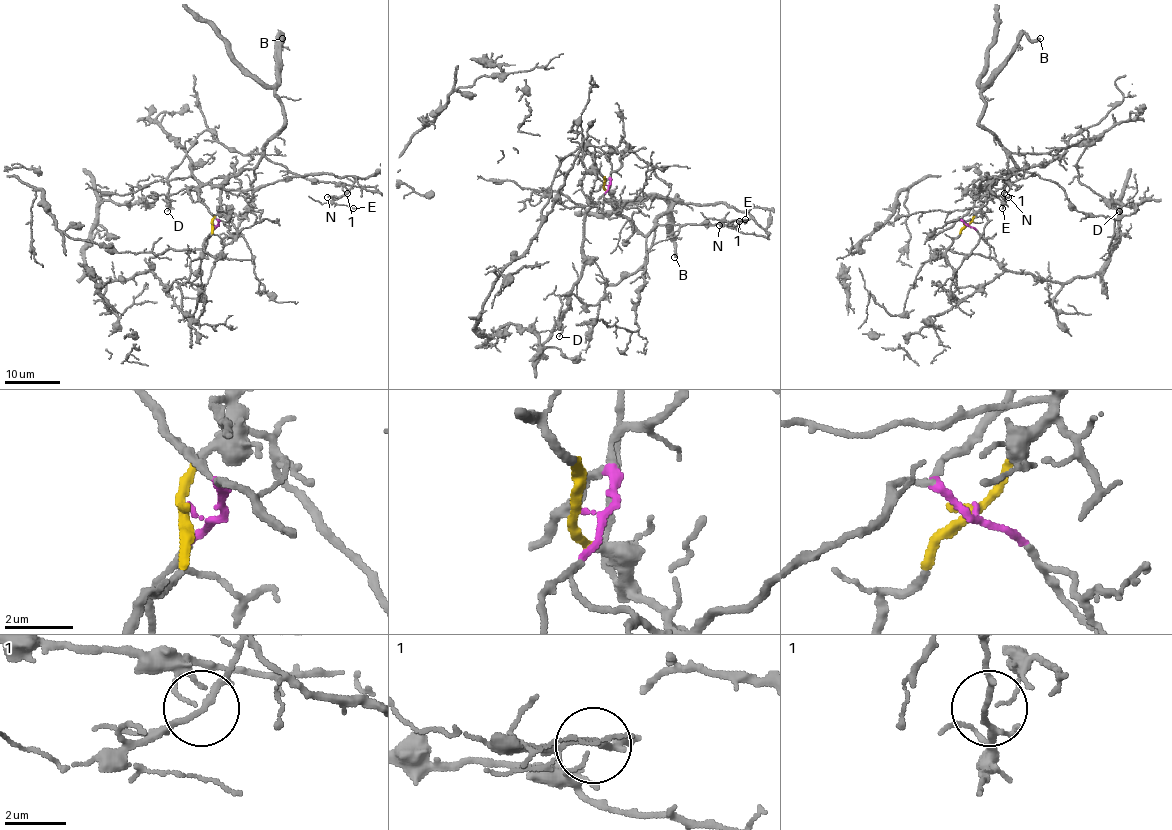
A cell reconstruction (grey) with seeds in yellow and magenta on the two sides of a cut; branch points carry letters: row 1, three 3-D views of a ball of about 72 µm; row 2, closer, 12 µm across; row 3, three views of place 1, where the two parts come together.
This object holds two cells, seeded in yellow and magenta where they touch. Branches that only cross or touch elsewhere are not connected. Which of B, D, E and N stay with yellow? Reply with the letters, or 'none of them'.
B, D

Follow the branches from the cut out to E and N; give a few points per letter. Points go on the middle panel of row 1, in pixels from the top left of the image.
E: (605, 185), (608, 179), (591, 193), (591, 200), (665, 197), (725, 203), (750, 217), (725, 221), (746, 220)
N: (605, 185), (606, 179), (591, 193), (594, 203), (679, 199), (725, 203), (750, 217), (719, 225)

